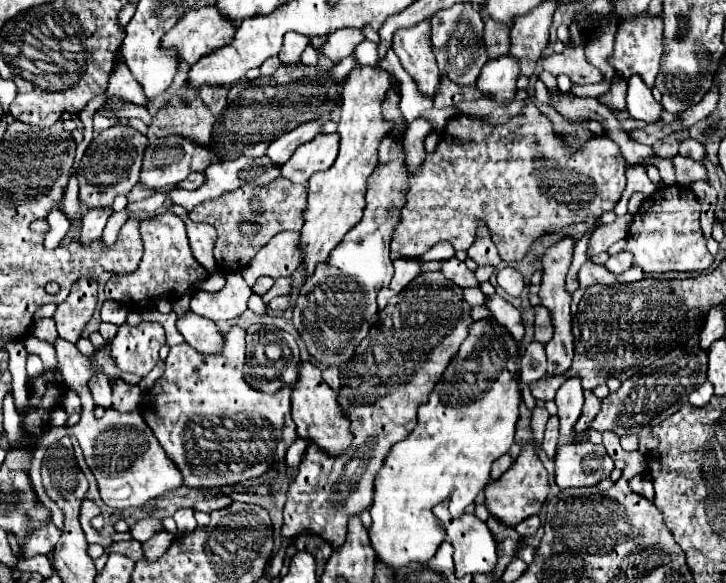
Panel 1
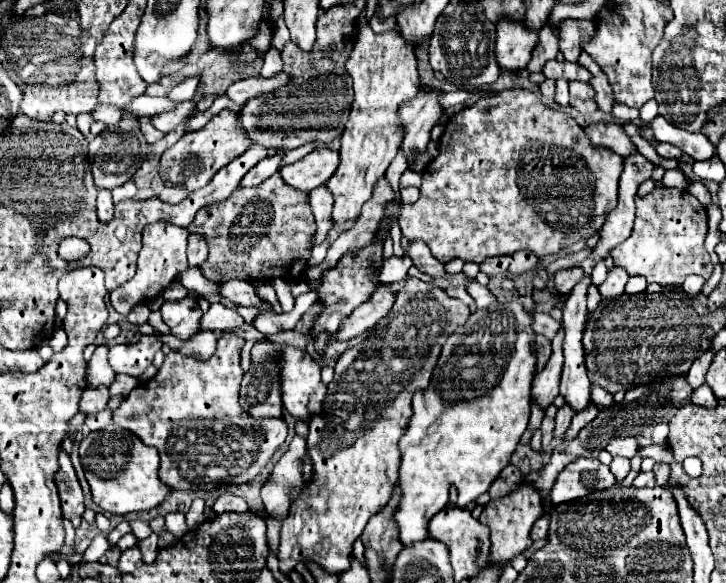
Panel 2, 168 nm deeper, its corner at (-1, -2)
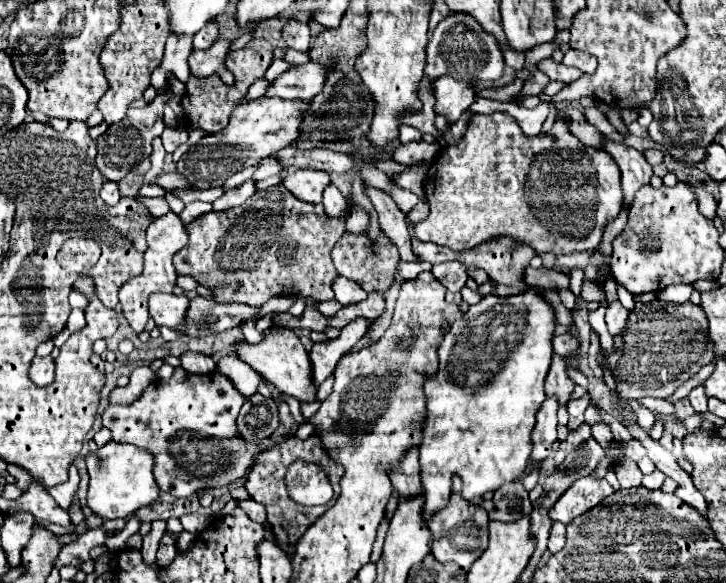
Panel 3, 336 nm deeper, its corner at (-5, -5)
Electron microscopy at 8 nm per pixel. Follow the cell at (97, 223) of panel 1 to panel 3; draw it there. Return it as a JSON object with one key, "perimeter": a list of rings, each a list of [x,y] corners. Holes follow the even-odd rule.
{"perimeter":[[[106,180],[106,182],[102,184],[100,196],[102,196],[102,200],[104,200],[106,204],[110,204],[110,206],[116,206],[116,204],[118,204],[118,200],[120,200],[118,184],[116,184],[116,182],[110,182],[110,180]]]}

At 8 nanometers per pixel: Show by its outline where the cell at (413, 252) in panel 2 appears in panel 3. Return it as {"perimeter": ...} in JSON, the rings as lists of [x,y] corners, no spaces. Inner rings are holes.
{"perimeter":[[[366,186],[366,196],[374,204],[378,218],[380,218],[380,228],[382,232],[388,232],[388,240],[392,240],[400,252],[400,258],[404,262],[416,262],[416,256],[410,246],[410,236],[408,236],[408,226],[404,220],[404,214],[396,206],[396,202],[382,190]]]}

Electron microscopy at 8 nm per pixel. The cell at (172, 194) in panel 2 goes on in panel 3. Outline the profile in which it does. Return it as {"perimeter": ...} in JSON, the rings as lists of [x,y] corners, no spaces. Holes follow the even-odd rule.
{"perimeter":[[[136,196],[136,200],[140,200],[148,208],[148,212],[152,216],[162,216],[162,214],[166,214],[170,210],[168,202],[164,198],[142,198],[142,196]]]}

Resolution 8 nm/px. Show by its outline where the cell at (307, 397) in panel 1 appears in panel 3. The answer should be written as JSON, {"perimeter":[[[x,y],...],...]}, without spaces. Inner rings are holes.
{"perimeter":[[[272,326],[264,332],[264,340],[258,344],[250,344],[250,342],[242,340],[236,348],[236,354],[246,364],[252,364],[252,368],[256,372],[260,372],[264,378],[268,378],[268,382],[272,382],[280,392],[290,394],[290,396],[298,398],[300,402],[304,402],[304,400],[314,402],[316,386],[312,384],[312,364],[310,364],[308,352],[300,344],[294,330],[284,328],[284,326]]]}

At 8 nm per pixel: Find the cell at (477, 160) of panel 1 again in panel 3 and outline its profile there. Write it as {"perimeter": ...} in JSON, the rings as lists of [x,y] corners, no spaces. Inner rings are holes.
{"perimeter":[[[504,112],[472,116],[464,138],[454,146],[442,148],[436,162],[430,164],[424,180],[424,194],[430,204],[430,216],[416,224],[416,238],[456,252],[500,236],[512,236],[520,242],[524,240],[524,244],[532,246],[538,254],[592,252],[604,234],[606,224],[618,216],[624,202],[620,168],[616,168],[612,156],[600,148],[578,142],[578,138],[568,132],[566,120],[556,118],[556,124],[548,136],[540,134],[526,138],[518,122]]]}

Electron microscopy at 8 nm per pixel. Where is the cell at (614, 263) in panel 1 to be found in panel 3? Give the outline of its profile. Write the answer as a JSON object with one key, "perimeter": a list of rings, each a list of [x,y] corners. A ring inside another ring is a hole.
{"perimeter":[[[610,302],[608,310],[606,310],[606,324],[608,324],[608,332],[612,336],[622,334],[628,324],[628,310],[620,302]]]}

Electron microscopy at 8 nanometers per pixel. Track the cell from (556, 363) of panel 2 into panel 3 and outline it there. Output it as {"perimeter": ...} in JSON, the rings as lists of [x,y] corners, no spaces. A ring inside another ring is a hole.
{"perimeter":[[[548,398],[536,416],[536,428],[532,432],[534,450],[530,456],[534,464],[546,460],[552,452],[552,444],[556,442],[556,410],[558,410],[556,398]]]}

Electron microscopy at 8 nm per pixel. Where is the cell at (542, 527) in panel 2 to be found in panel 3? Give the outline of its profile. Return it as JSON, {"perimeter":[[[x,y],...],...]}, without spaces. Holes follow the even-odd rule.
{"perimeter":[[[554,522],[552,530],[550,530],[550,540],[548,540],[548,550],[554,554],[558,550],[564,548],[566,542],[566,526],[560,522]]]}

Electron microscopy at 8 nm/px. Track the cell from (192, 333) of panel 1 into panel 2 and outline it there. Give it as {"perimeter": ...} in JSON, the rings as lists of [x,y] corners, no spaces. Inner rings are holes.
{"perimeter":[[[186,297],[182,301],[170,303],[164,301],[162,305],[162,319],[170,327],[170,333],[182,341],[192,339],[194,335],[200,333],[200,317],[202,309],[192,297]]]}

